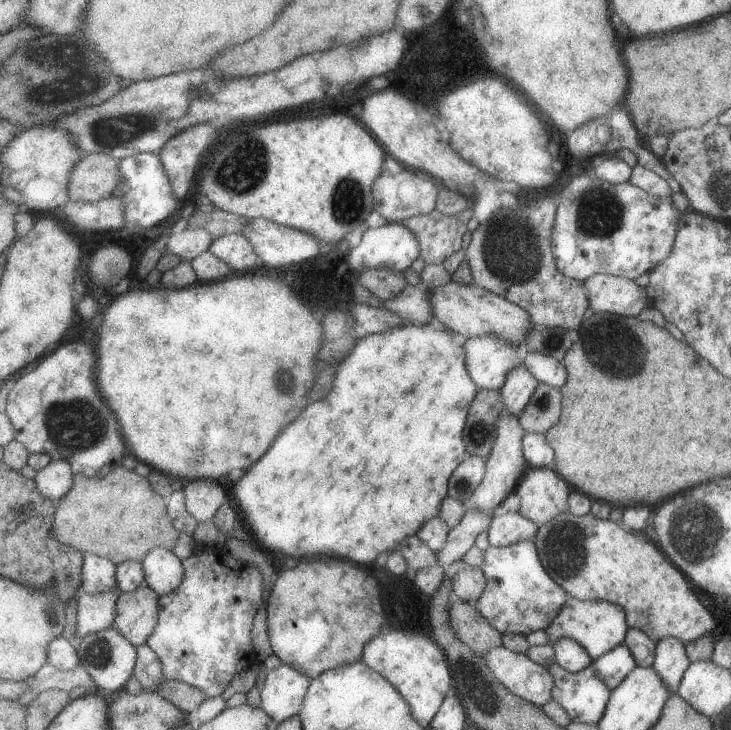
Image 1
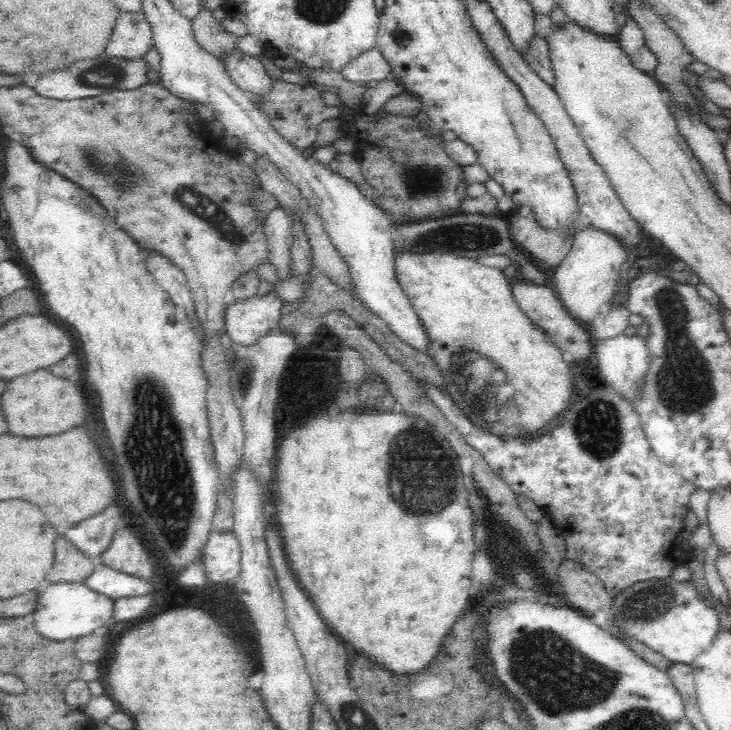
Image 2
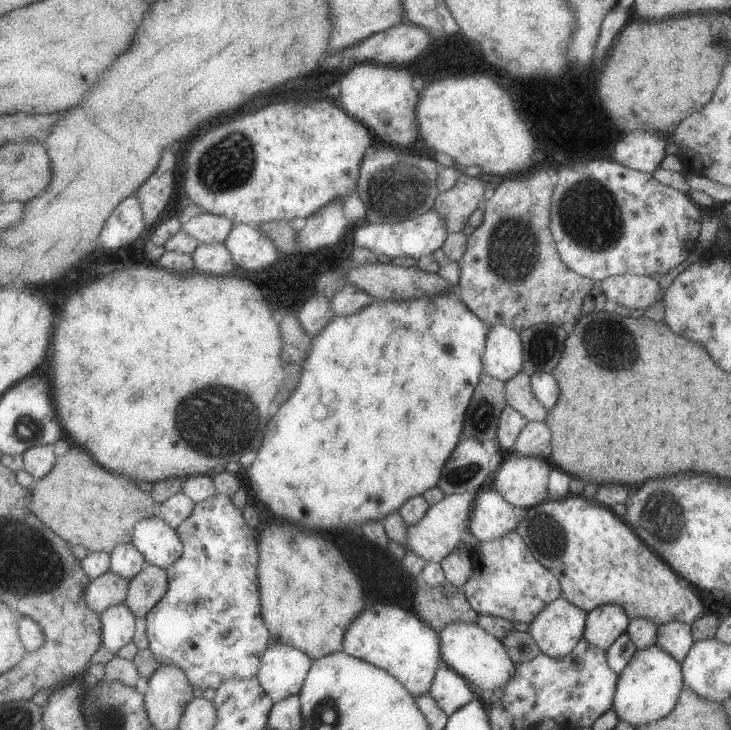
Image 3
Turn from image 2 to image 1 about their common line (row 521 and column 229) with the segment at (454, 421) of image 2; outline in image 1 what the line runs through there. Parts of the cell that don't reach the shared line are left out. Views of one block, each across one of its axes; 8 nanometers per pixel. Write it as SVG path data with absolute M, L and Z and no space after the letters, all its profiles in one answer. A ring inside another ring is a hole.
M207 549L183 559L186 568L183 584L165 596L160 596L159 624L147 644L159 654L165 679L186 682L201 688L207 696L221 696L231 680L257 663L253 650L253 624L263 604L265 578L253 563L235 560L225 549Z

